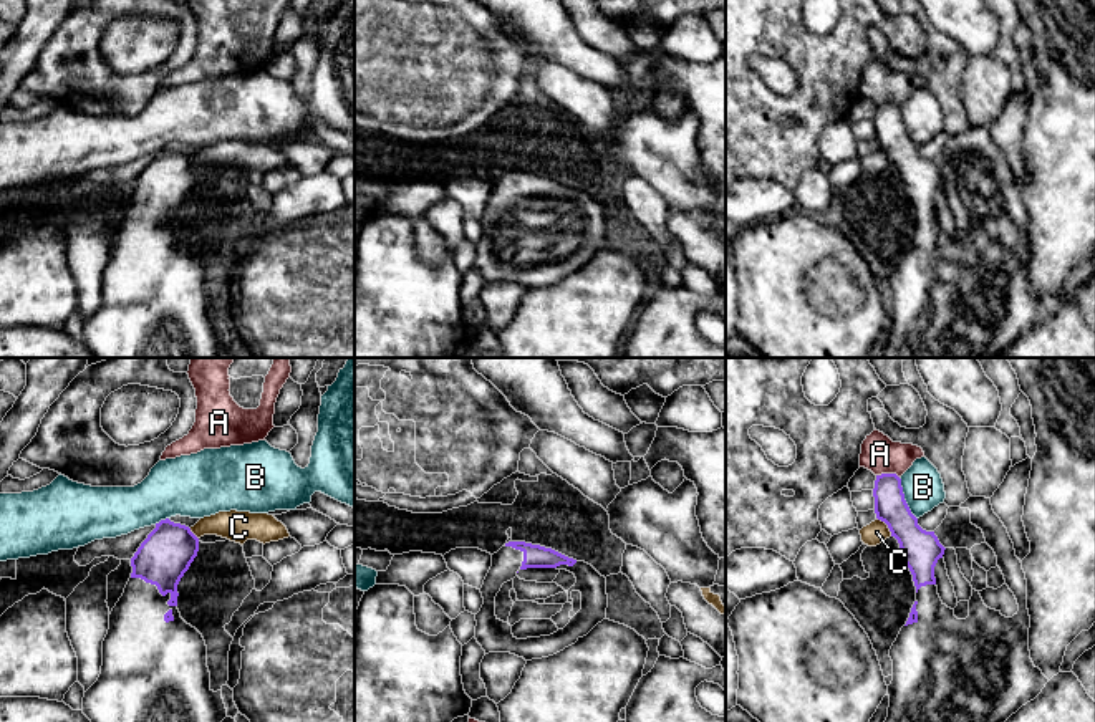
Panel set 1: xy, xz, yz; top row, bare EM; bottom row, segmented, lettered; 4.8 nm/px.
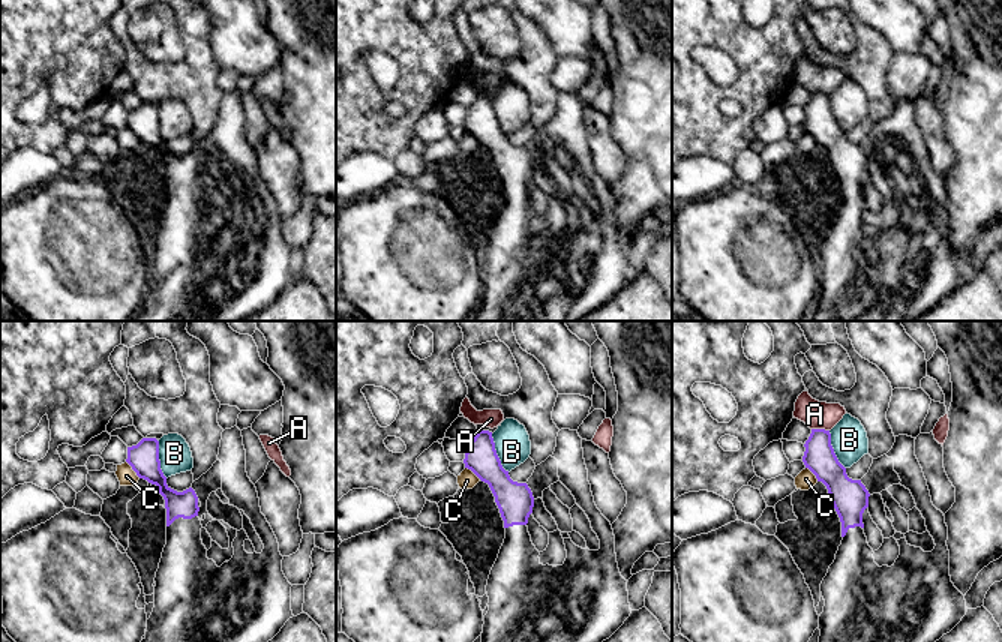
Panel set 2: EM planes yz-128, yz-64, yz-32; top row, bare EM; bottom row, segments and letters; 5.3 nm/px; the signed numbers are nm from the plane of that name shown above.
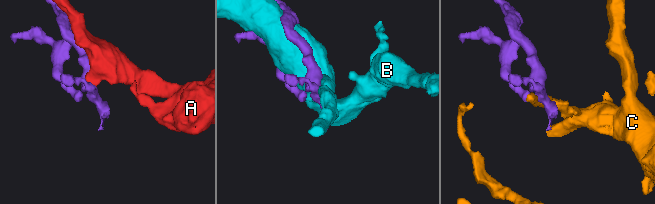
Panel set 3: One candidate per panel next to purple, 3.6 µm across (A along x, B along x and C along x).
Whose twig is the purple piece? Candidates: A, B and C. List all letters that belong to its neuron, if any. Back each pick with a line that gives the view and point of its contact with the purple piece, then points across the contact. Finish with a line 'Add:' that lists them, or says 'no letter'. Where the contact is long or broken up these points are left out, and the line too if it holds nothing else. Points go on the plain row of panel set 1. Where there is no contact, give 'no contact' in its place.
Add: no letter

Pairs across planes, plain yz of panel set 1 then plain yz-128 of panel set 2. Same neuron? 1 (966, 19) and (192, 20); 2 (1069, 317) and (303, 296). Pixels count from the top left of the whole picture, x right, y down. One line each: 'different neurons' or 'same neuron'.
1: different neurons
2: same neuron

